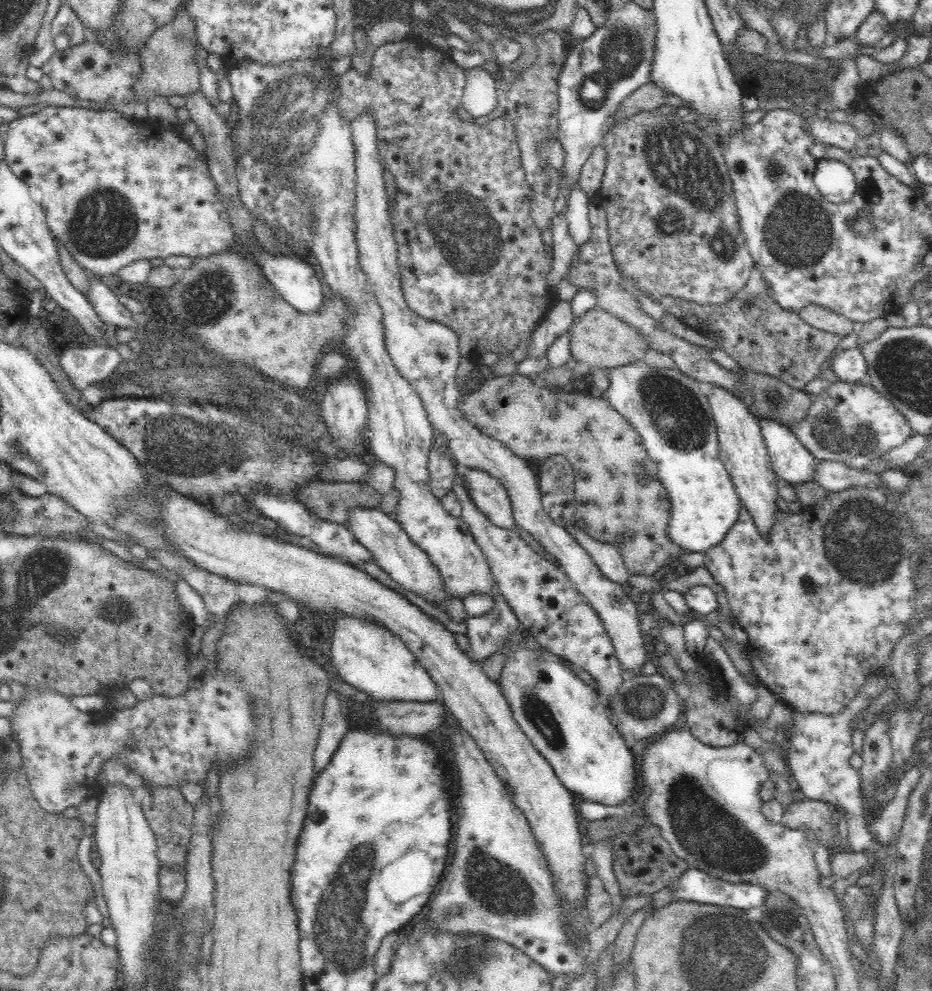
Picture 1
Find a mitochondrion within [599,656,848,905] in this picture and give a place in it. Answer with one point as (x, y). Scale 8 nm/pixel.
(708, 830)

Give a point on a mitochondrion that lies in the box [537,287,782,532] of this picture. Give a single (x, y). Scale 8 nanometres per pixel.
(678, 414)

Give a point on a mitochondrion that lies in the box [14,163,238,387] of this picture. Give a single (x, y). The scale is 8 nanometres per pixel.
(103, 226)

